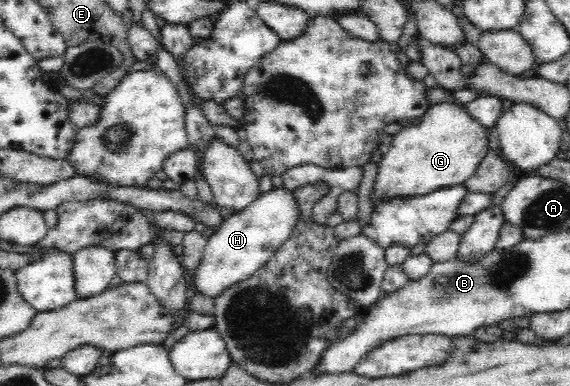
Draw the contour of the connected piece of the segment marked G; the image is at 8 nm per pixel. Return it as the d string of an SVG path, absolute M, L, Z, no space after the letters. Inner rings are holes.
M461 103L431 105L420 123L402 128L384 150L377 165L377 178L372 200L392 200L395 197L423 196L433 191L463 184L476 173L478 164L490 151L490 128L474 120Z

